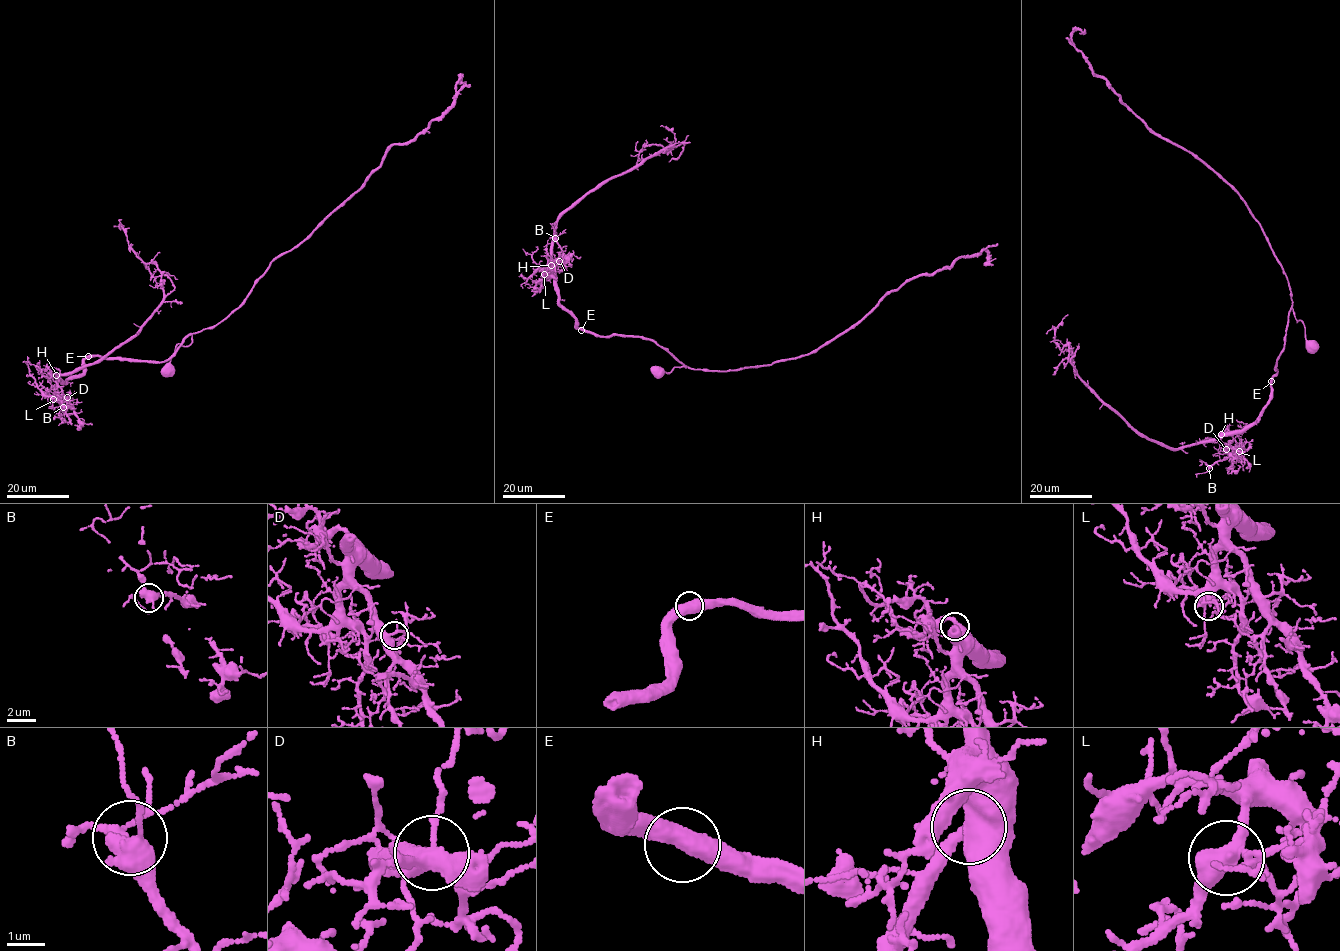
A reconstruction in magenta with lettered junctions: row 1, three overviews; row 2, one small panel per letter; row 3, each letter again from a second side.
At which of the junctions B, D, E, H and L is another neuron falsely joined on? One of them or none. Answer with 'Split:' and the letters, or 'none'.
Split: none

